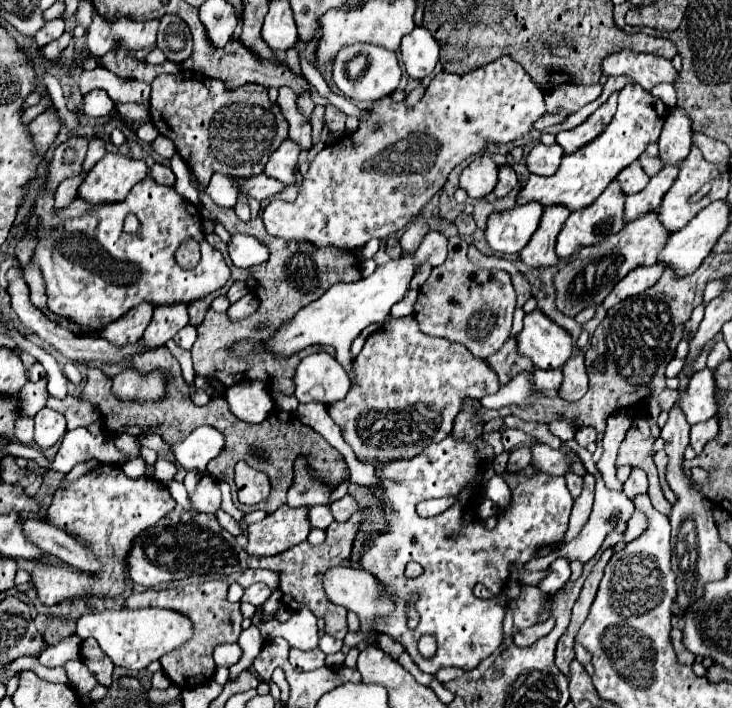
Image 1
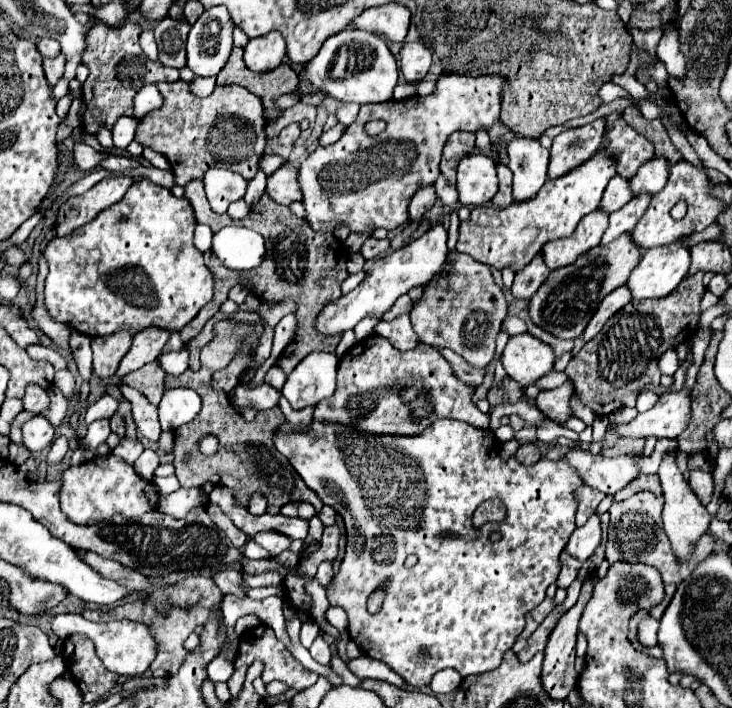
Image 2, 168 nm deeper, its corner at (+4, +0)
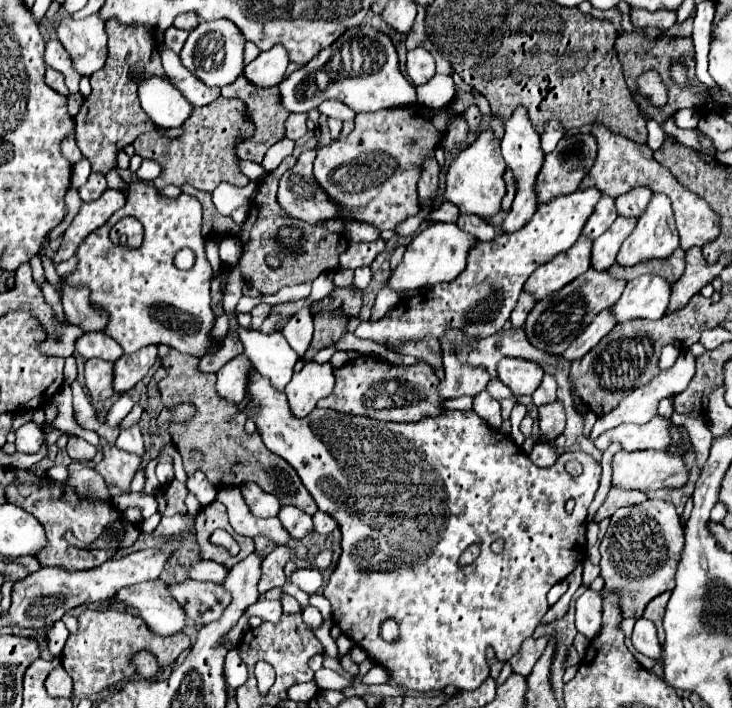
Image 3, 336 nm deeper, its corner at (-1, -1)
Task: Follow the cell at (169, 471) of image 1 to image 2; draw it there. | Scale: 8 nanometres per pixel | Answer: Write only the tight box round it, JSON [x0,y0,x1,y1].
[133,449,159,479]

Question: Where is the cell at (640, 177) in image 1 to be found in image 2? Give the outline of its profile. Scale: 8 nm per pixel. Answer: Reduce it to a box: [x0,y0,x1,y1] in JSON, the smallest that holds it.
[601,177,633,213]

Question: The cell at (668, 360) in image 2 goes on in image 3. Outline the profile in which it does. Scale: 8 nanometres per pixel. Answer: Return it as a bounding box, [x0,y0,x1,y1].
[660,346,680,370]

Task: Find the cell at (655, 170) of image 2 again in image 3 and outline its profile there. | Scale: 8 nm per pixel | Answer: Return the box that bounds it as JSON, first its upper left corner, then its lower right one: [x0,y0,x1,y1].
[616,188,652,218]

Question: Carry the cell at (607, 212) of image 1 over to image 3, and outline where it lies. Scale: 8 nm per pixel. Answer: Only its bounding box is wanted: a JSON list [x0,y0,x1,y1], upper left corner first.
[524,238,592,302]

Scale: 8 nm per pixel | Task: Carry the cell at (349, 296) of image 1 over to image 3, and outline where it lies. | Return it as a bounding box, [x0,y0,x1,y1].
[386,222,476,292]

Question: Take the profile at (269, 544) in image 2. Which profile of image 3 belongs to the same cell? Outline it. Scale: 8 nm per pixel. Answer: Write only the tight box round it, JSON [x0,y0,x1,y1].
[258,546,292,594]

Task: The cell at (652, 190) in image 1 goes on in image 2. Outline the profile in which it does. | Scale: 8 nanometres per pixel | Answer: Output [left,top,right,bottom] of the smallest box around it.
[601,197,651,245]

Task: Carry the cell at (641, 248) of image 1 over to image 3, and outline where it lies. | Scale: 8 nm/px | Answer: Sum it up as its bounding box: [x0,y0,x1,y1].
[524,268,626,354]

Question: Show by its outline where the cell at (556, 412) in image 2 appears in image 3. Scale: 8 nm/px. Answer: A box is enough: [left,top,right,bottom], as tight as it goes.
[538,402,566,442]

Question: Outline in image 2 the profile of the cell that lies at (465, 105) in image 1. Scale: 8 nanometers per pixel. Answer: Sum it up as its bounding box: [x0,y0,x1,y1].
[299,73,507,233]

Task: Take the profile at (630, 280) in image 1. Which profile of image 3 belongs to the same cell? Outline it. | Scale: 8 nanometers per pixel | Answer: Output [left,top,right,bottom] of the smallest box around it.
[564,310,614,362]

